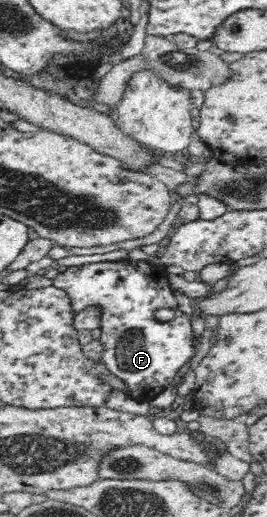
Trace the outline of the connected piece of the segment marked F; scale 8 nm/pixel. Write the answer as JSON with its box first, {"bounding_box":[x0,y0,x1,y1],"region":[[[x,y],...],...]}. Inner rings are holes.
{"bounding_box":[52,258,201,402],"region":[[[127,258],[117,262],[104,261],[70,266],[52,280],[52,285],[69,296],[76,313],[85,310],[87,306],[103,308],[100,339],[105,346],[105,351],[101,360],[109,373],[115,374],[127,384],[126,392],[133,399],[149,402],[157,394],[161,394],[161,391],[173,382],[177,372],[181,372],[181,368],[192,360],[197,354],[197,348],[201,346],[201,338],[197,338],[193,332],[192,319],[185,312],[181,312],[177,306],[174,290],[169,285],[163,265],[157,266],[151,262],[133,261]],[[158,309],[172,309],[175,311],[175,317],[169,322],[161,322],[155,318],[155,312]]]}

